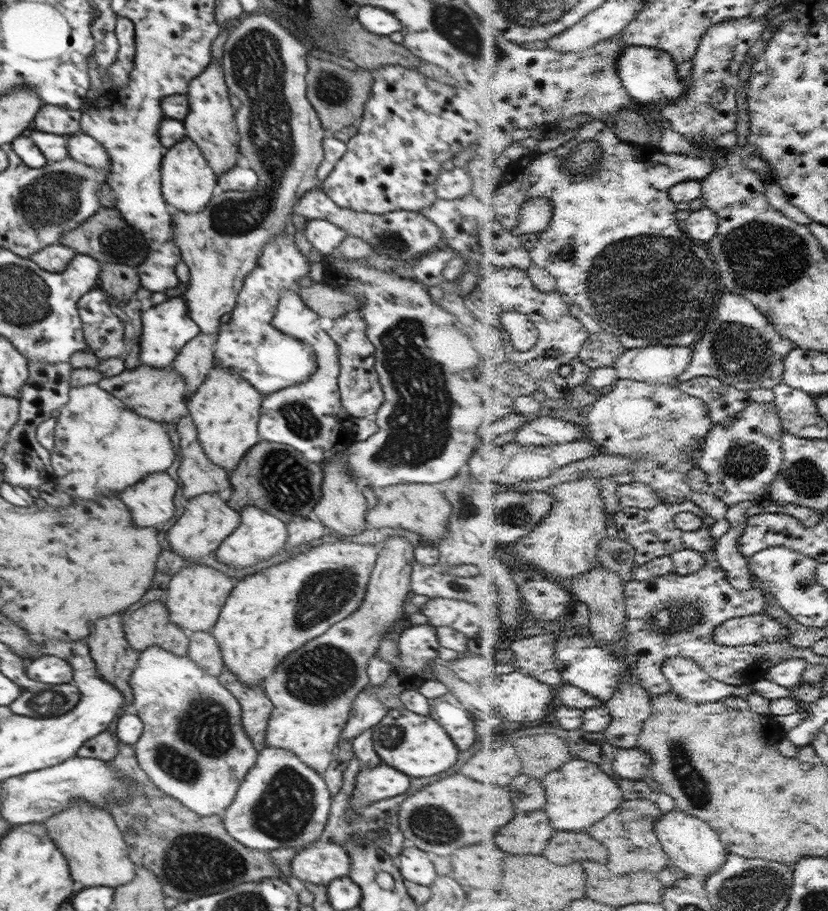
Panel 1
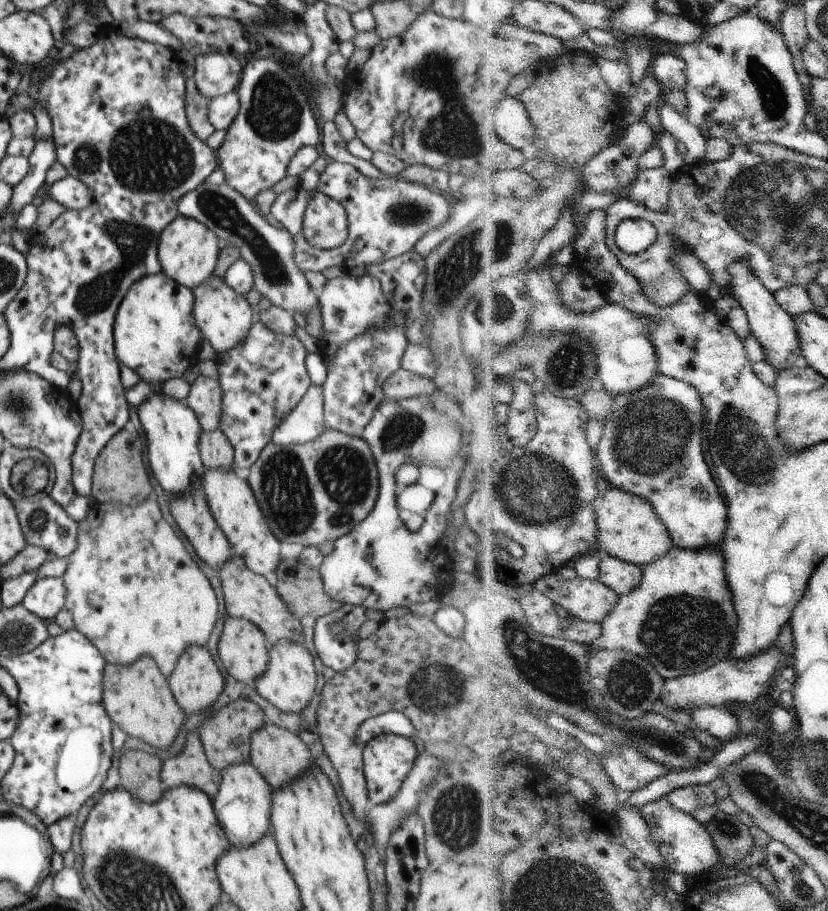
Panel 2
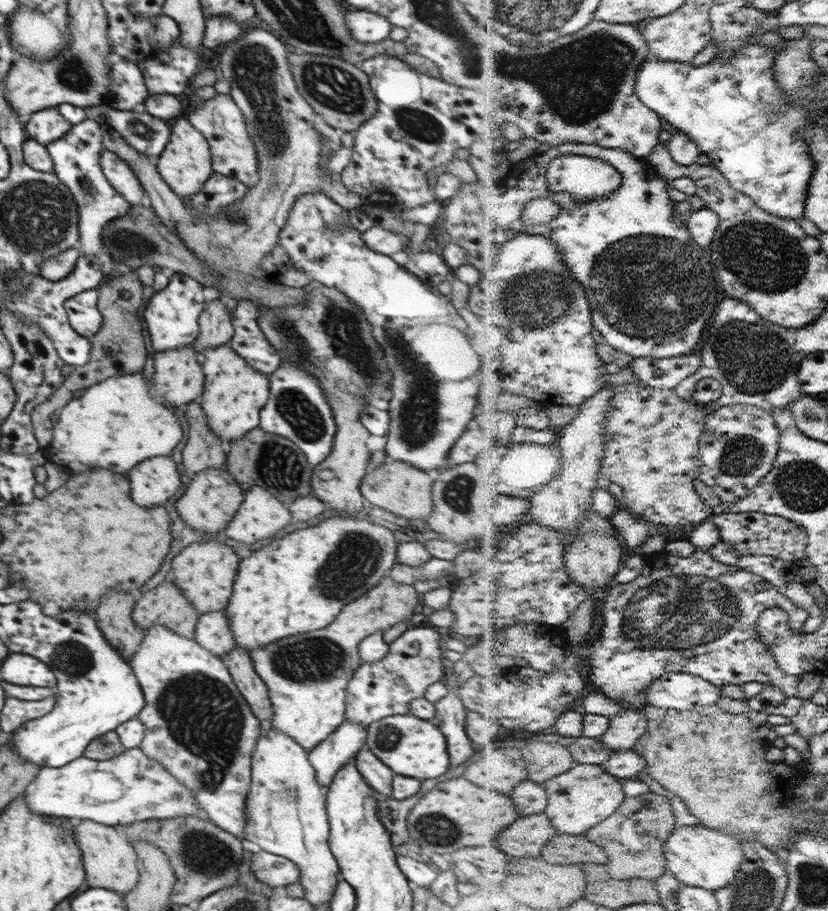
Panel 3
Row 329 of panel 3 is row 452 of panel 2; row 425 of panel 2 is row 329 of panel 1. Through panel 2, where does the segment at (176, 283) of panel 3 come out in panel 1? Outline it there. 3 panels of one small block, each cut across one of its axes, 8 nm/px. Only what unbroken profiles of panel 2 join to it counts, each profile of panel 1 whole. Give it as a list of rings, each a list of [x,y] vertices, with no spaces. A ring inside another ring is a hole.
[[[174,296],[155,306],[145,306],[141,312],[140,362],[150,368],[166,368],[178,356],[182,347],[200,334],[198,324],[189,316],[186,298]]]

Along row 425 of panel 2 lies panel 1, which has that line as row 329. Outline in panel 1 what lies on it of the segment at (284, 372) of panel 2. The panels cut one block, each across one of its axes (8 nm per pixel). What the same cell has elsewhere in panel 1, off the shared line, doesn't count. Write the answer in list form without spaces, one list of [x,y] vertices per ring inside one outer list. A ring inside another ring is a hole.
[[[285,231],[278,233],[276,237],[272,237],[264,245],[262,253],[258,255],[258,264],[244,277],[244,284],[238,293],[230,319],[227,323],[221,323],[219,326],[218,339],[214,344],[214,367],[230,370],[230,372],[238,374],[240,378],[250,382],[264,396],[278,392],[278,390],[284,390],[289,386],[302,384],[302,382],[306,382],[306,378],[310,378],[310,374],[314,374],[316,366],[318,366],[314,358],[314,349],[310,348],[310,345],[282,333],[271,323],[277,311],[282,292],[284,290],[292,290],[298,295],[300,288],[308,282],[310,268],[311,263],[298,249],[294,235],[290,235]]]

